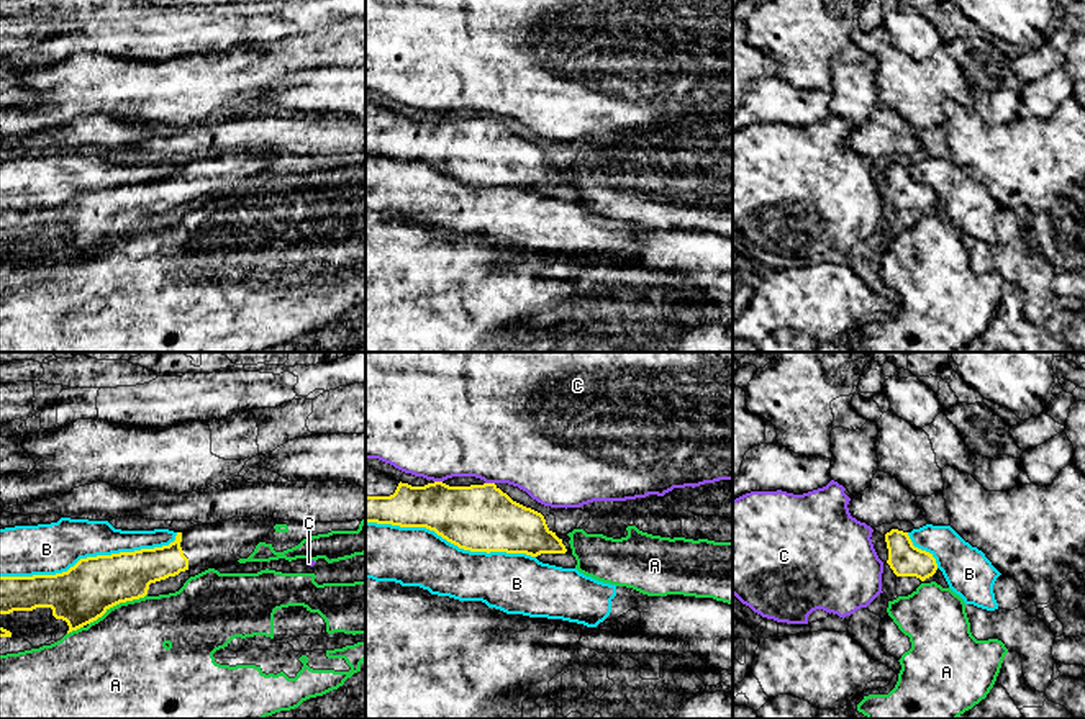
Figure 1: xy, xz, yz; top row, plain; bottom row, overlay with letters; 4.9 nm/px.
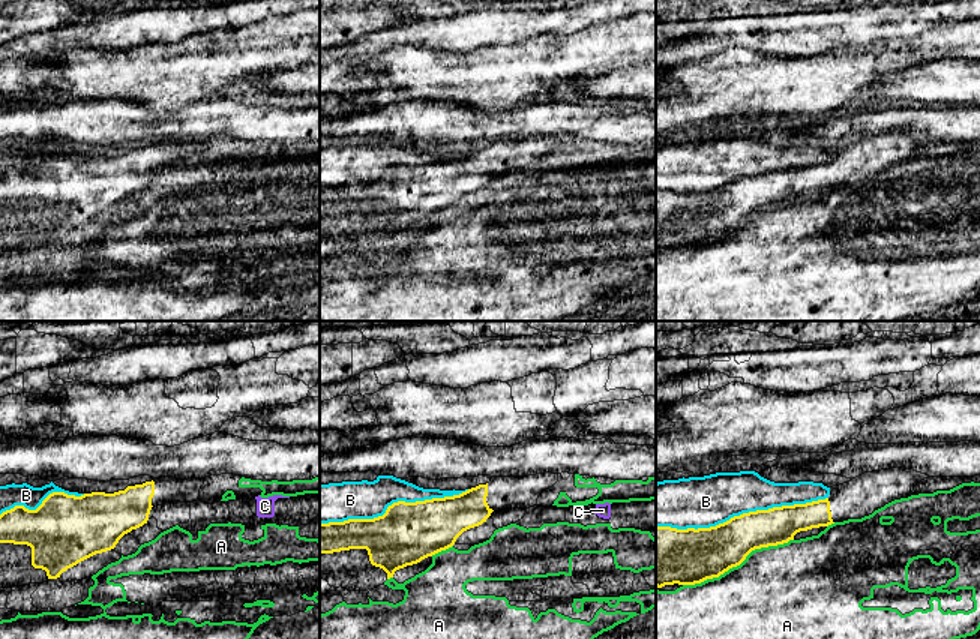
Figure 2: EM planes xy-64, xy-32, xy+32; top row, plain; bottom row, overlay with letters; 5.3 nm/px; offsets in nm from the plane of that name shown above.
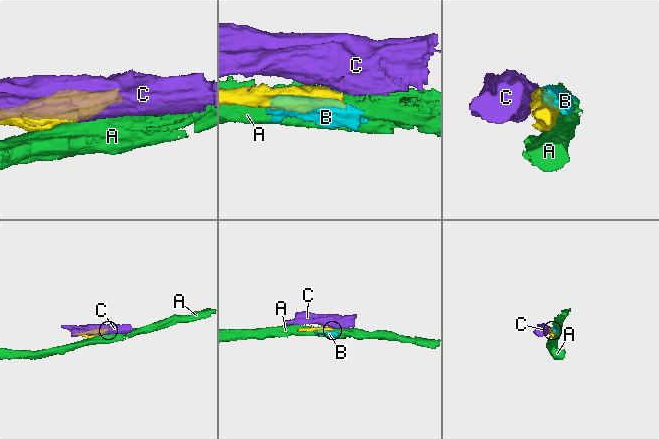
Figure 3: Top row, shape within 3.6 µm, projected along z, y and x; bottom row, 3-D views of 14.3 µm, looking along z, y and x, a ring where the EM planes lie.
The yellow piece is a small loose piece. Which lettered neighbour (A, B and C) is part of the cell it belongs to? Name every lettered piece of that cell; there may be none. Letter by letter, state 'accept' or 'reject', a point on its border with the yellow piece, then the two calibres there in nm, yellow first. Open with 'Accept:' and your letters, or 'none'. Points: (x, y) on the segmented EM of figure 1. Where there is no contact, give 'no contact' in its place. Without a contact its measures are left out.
Accept: none
A: reject; contact xy (117, 603); calibres 280 and 420 nm
B: reject; contact xy (90, 557); calibres 280 and 260 nm
C: reject; contact xz (490, 483); calibres 340 and 480 nm

